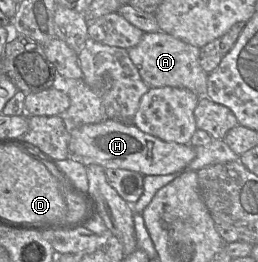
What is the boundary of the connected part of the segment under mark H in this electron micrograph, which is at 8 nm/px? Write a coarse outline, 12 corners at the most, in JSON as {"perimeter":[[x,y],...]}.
{"perimeter":[[106,119],[70,127],[70,157],[147,175],[186,169],[191,144]]}

